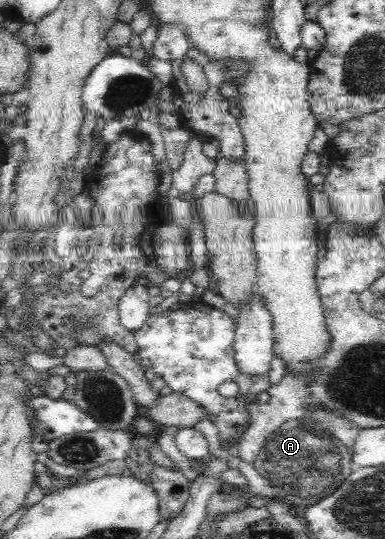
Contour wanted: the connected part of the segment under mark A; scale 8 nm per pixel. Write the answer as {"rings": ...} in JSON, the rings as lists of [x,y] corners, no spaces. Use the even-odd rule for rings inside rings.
{"rings":[[[304,416],[301,420],[283,422],[270,434],[254,466],[264,478],[270,480],[272,496],[294,506],[307,507],[334,492],[351,475],[352,453],[352,448],[340,447],[332,432],[317,432]]]}

